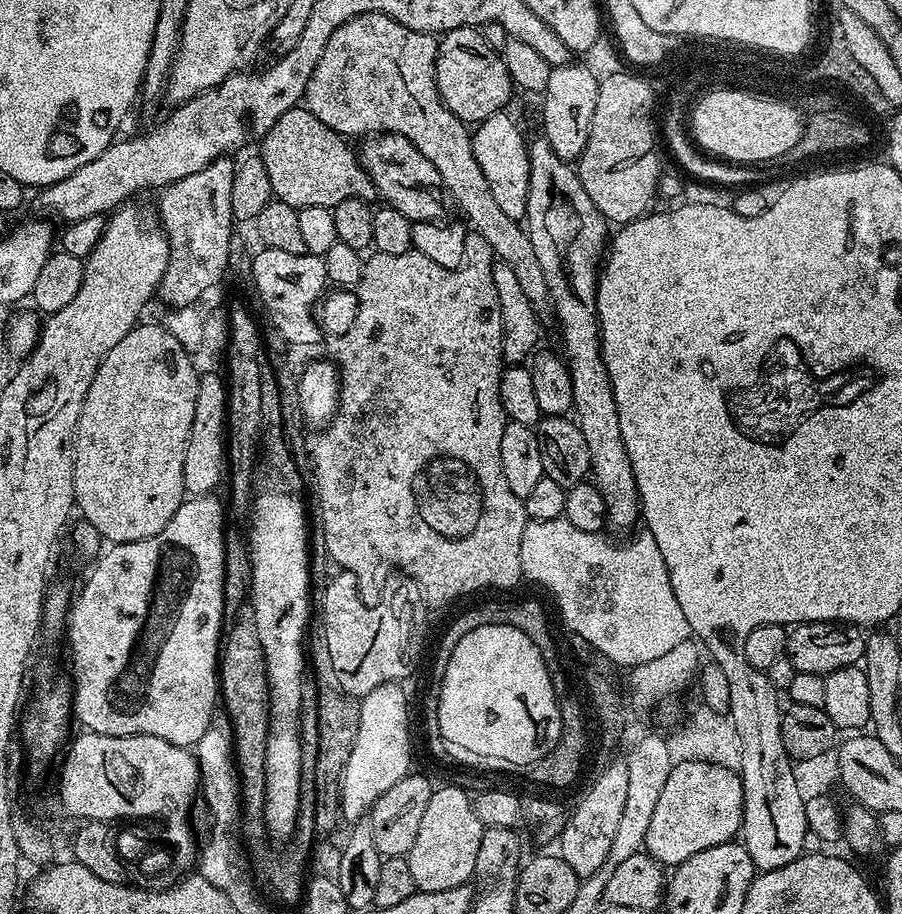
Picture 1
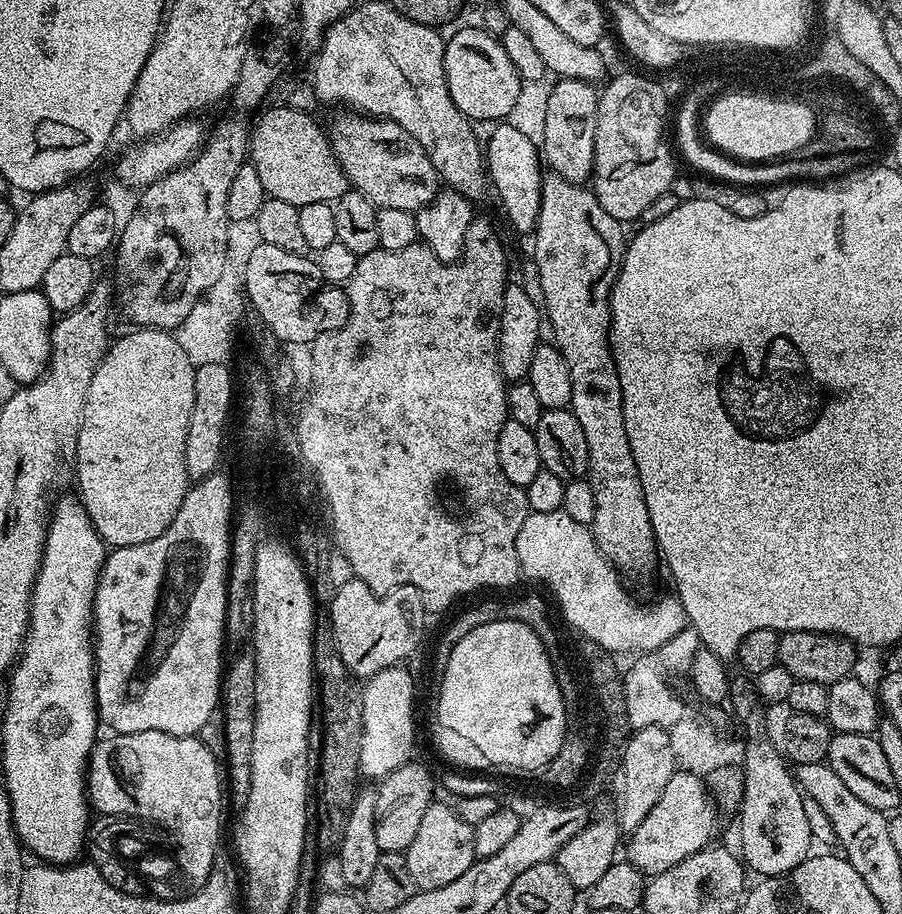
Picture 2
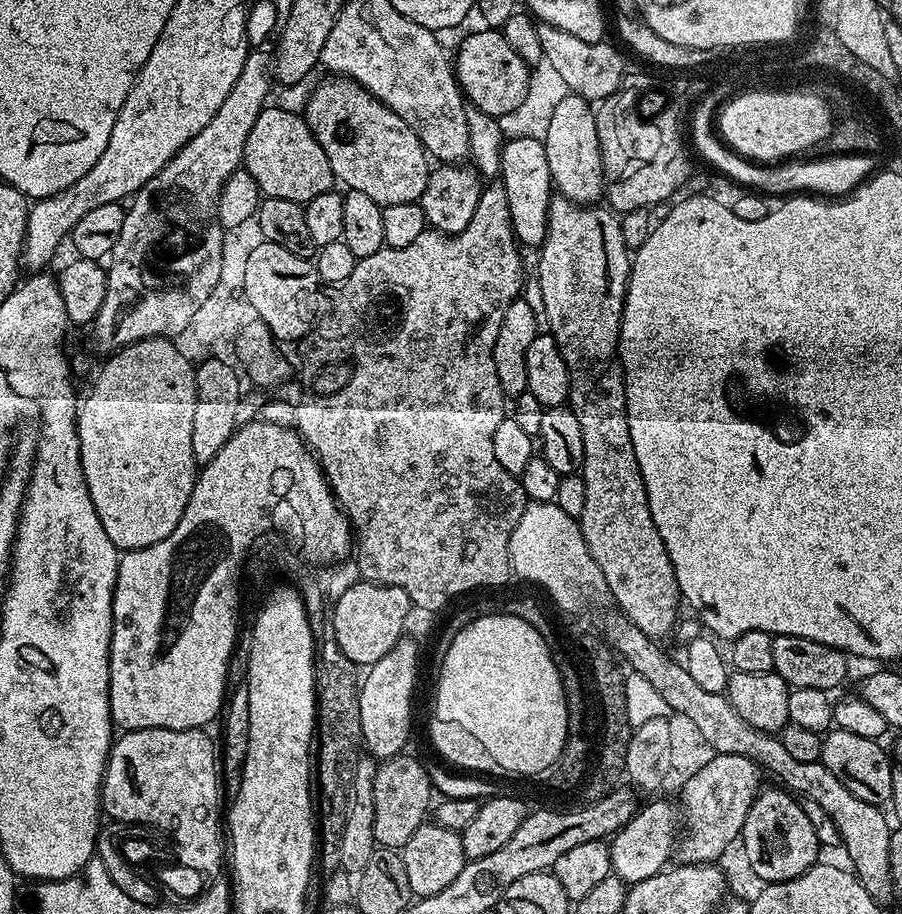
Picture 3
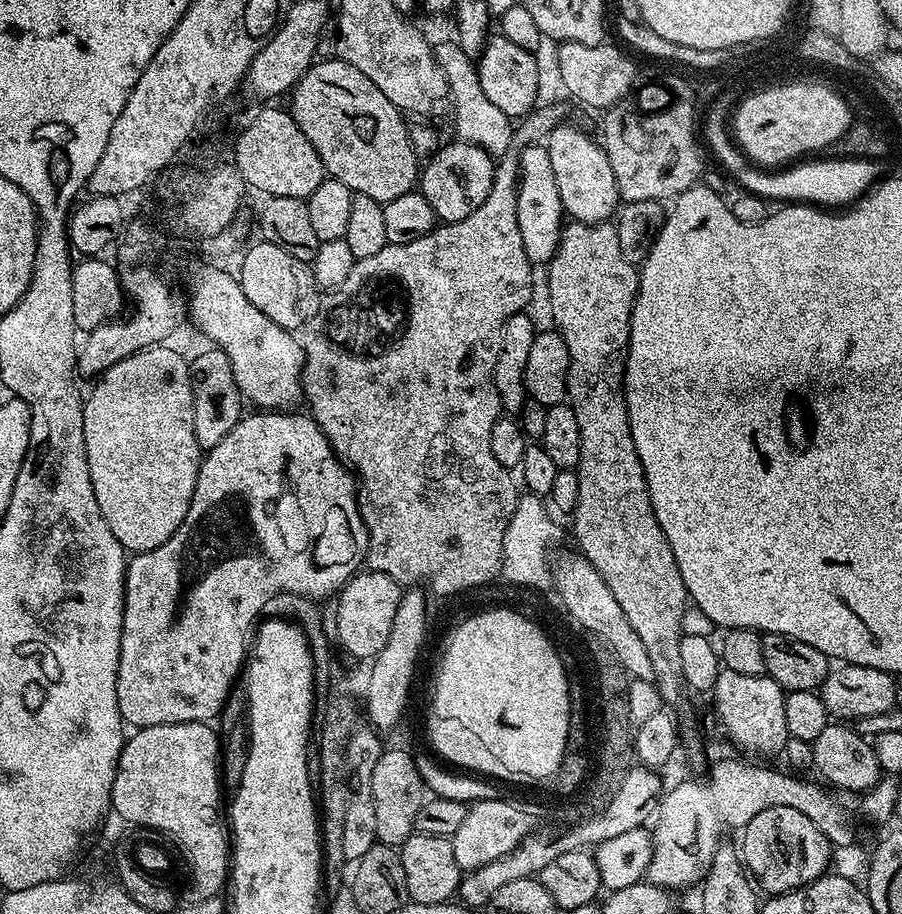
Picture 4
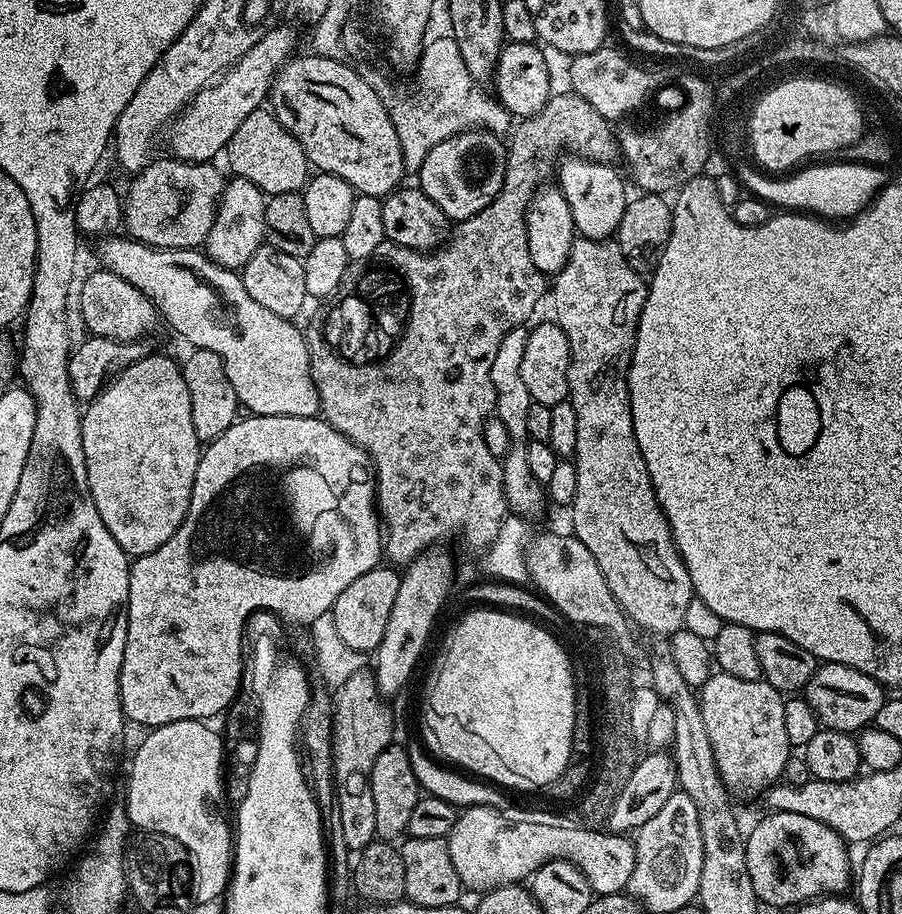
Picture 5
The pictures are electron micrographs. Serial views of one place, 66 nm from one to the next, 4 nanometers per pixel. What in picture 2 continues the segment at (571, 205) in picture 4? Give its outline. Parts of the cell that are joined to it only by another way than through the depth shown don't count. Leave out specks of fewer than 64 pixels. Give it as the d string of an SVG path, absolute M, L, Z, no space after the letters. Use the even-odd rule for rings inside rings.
M557 79L551 85L546 109L545 142L542 160L553 173L574 184L583 185L594 166L594 126L597 89L586 80Z

